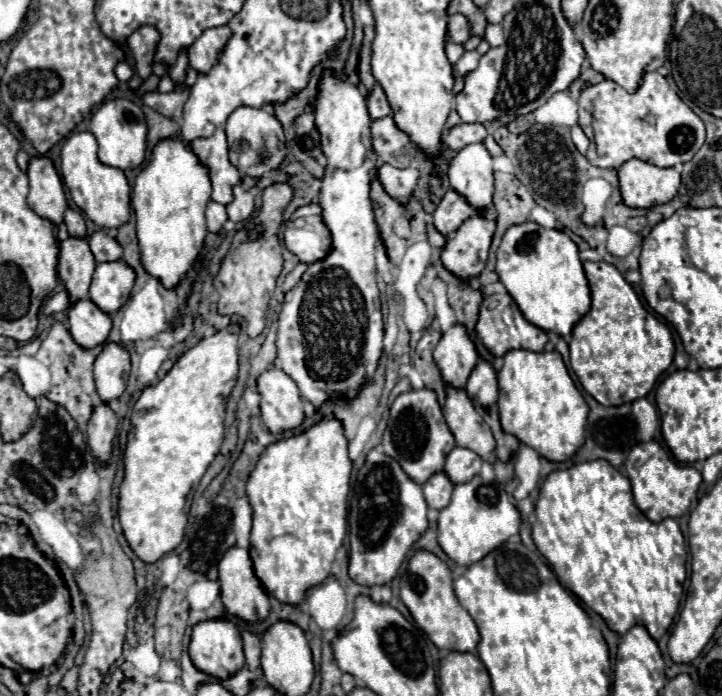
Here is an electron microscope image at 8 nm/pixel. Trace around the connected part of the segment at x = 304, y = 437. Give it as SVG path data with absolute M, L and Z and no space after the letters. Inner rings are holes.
M334 414L316 422L302 434L270 444L252 470L246 482L246 494L254 510L250 556L256 568L256 576L260 576L264 588L268 588L268 592L272 592L280 602L300 604L308 588L322 584L330 576L336 550L342 546L348 526L346 502L350 490L350 474L352 460L348 456L348 440L344 436L342 422Z

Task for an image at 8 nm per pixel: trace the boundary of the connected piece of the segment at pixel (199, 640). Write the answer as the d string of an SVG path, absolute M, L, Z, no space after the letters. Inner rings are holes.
M224 618L198 622L188 650L196 668L220 680L230 678L244 664L240 630Z

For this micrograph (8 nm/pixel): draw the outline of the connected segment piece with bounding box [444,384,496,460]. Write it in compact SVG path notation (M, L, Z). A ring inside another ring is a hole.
M448 384L444 418L458 446L464 444L464 448L472 448L474 452L480 452L484 460L490 460L490 454L496 446L492 430L484 422L482 414L478 414L466 390Z

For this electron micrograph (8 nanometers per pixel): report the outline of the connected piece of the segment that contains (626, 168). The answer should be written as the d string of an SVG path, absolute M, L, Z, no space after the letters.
M638 158L624 162L618 168L618 178L624 204L634 208L666 204L680 188L680 172L676 168L660 168Z

